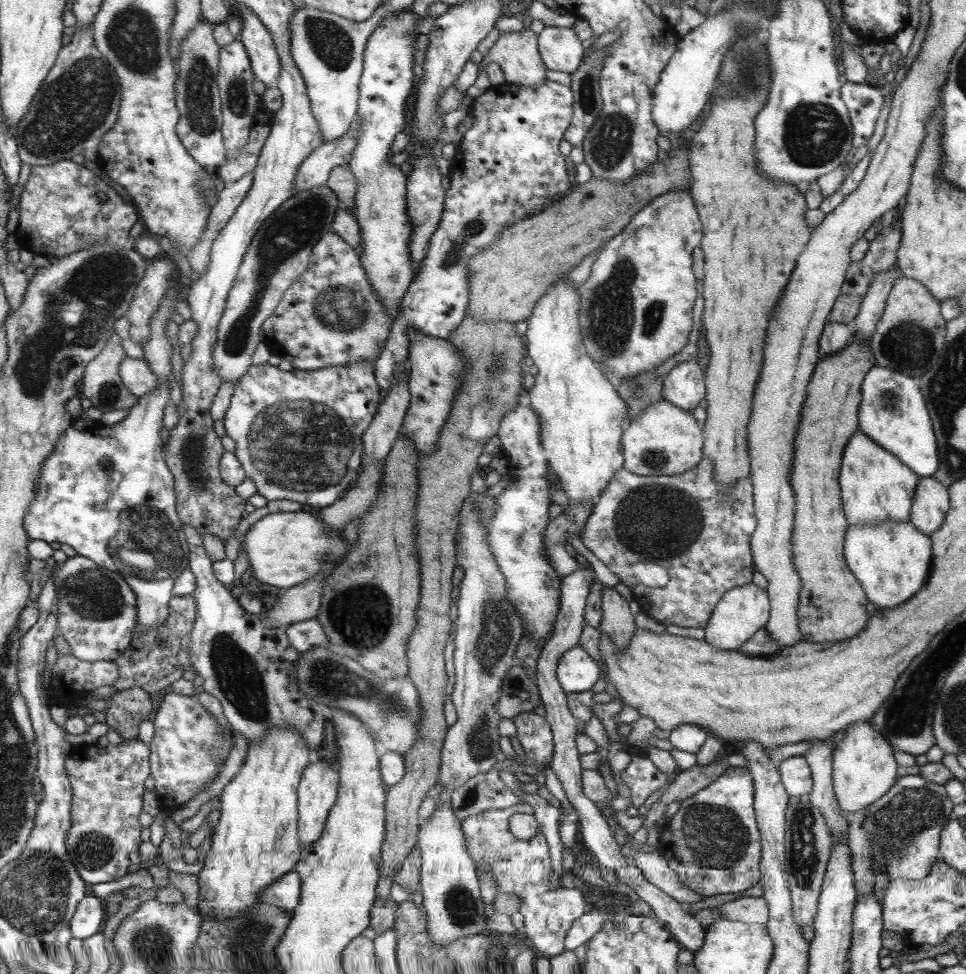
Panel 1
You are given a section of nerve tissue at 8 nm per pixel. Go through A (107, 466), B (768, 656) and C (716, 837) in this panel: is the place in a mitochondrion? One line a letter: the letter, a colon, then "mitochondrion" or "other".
A: other
B: other
C: mitochondrion

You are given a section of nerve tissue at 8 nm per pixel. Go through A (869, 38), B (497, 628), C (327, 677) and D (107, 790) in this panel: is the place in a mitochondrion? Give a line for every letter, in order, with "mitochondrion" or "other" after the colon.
A: other
B: mitochondrion
C: mitochondrion
D: other

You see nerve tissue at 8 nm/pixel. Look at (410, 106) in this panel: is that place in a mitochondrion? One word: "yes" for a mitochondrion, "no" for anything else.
no

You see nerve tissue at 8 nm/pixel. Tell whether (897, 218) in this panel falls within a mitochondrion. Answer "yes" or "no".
no

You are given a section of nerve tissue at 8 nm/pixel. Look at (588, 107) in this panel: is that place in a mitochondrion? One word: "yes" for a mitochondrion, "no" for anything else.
yes

